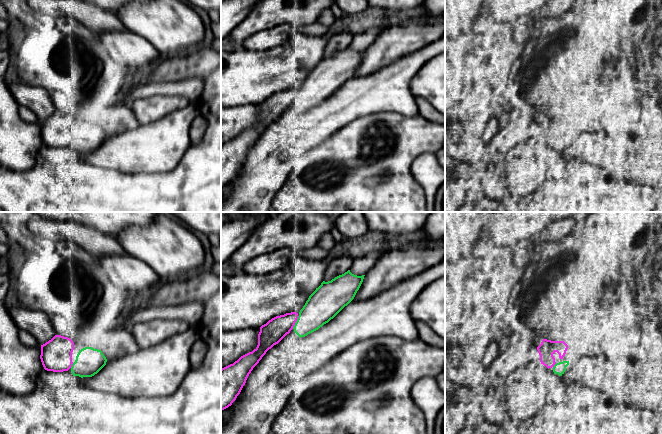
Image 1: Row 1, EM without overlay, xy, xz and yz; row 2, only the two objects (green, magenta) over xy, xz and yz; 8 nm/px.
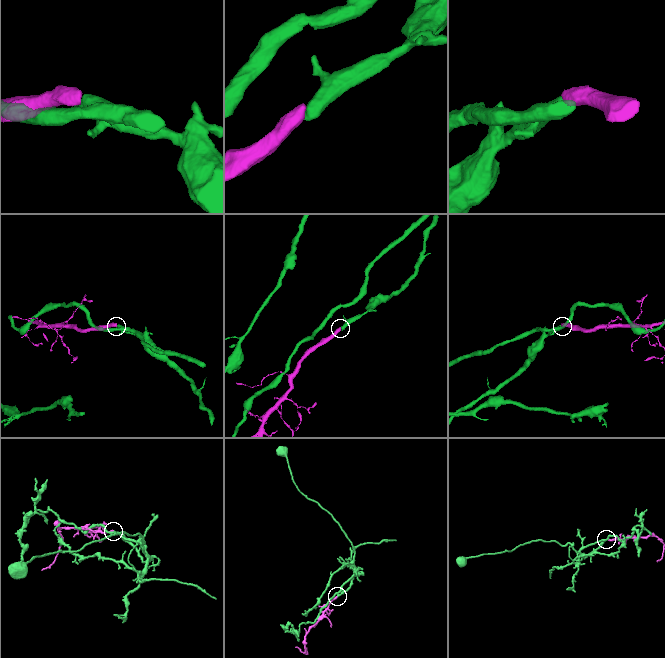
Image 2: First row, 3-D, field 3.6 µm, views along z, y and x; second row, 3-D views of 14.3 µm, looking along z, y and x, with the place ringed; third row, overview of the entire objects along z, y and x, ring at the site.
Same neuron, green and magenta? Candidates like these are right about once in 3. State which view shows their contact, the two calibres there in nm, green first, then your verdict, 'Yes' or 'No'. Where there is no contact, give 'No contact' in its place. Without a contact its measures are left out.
Touches green in xz. Thickness 260 nm (green) against 190 nm. Yes

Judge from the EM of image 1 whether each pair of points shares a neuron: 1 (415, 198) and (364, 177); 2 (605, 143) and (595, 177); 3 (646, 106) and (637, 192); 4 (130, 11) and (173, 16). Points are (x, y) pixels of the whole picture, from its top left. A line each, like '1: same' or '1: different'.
1: same
2: different
3: different
4: same

